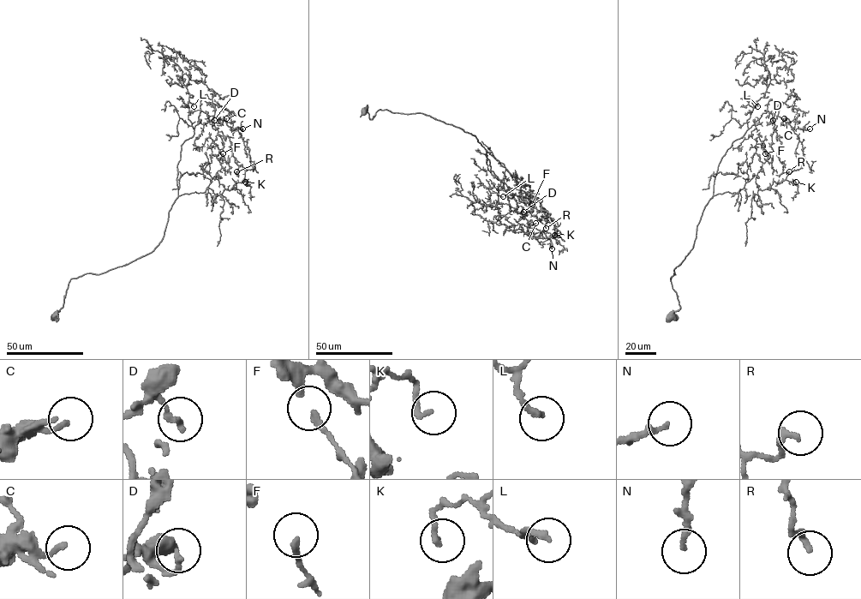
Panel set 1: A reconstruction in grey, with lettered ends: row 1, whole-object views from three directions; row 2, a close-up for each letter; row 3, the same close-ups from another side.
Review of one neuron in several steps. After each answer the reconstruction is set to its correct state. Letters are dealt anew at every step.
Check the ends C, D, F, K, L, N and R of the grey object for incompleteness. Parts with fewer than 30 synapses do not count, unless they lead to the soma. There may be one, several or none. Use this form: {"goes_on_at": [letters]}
{"goes_on_at": []}

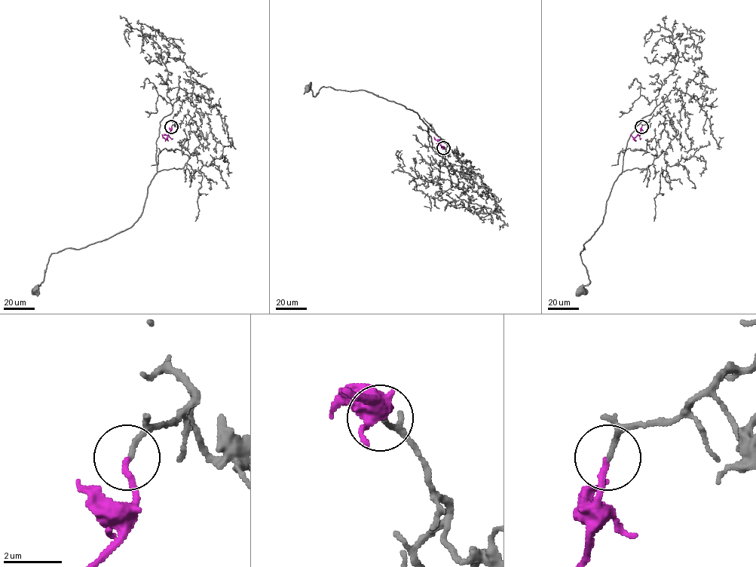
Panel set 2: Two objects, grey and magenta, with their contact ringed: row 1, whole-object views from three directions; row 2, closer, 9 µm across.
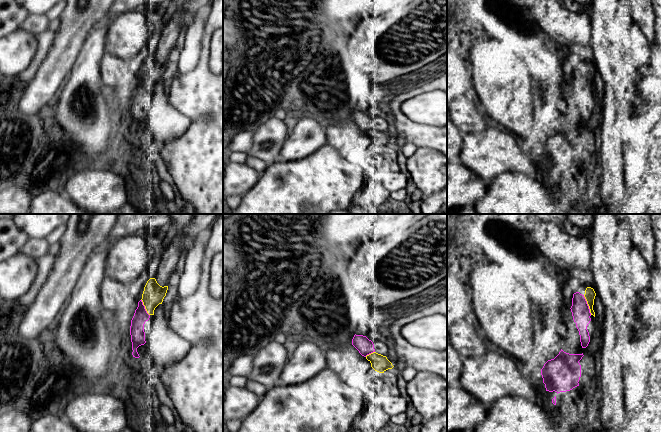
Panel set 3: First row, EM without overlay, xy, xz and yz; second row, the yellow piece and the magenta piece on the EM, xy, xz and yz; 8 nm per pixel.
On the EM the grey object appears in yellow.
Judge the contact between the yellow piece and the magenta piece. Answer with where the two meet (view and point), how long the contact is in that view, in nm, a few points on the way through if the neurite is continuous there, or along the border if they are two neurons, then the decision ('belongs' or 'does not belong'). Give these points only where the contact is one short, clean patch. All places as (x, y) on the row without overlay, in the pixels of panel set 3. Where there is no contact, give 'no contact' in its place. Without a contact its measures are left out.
contact yz (588, 81); length 170 nm; belongs

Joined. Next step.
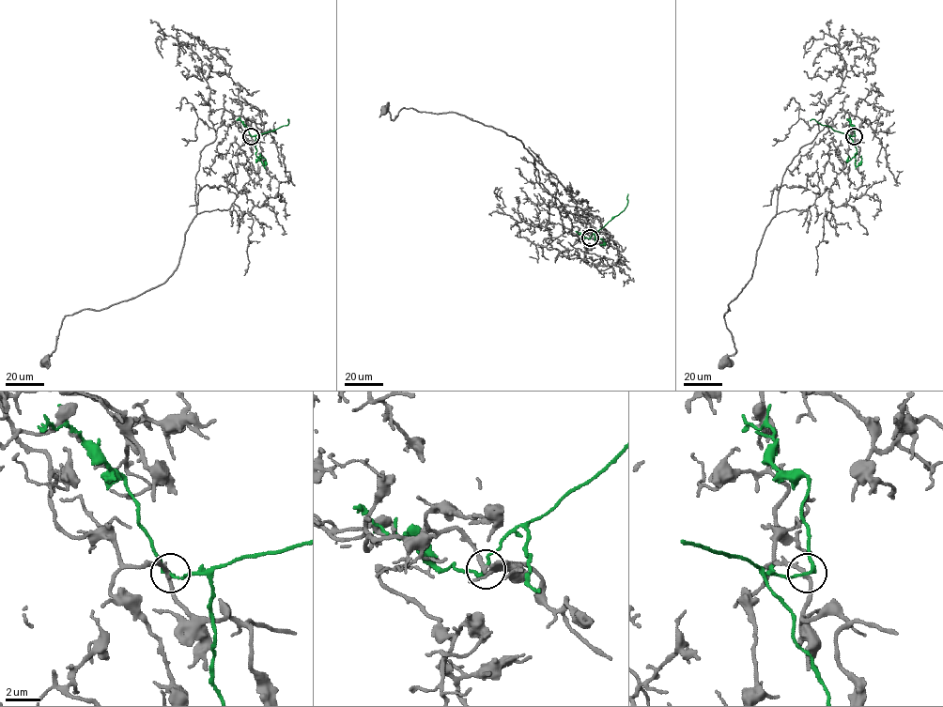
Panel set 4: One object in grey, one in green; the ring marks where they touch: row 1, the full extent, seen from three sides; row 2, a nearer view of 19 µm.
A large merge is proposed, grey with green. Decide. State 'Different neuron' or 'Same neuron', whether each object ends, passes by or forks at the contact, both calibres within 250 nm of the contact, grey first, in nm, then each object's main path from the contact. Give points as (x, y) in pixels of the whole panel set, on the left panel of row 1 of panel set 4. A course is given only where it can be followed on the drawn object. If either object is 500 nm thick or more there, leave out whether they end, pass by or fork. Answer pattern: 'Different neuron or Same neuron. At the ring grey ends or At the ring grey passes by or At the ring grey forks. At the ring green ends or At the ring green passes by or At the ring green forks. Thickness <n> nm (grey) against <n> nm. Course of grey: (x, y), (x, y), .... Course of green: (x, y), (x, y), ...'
Different neuron. At the ring grey passes by. At the ring green passes by. Thickness 220 nm (grey) against 180 nm. Course of grey: (251, 136), (224, 110), (216, 139), (200, 153), (196, 215), (177, 268), (126, 300), (66, 315), (43, 361). Course of green: (251, 136), (273, 131), (288, 120)

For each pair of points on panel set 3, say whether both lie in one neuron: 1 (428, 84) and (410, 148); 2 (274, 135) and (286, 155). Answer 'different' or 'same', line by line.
1: different
2: different

